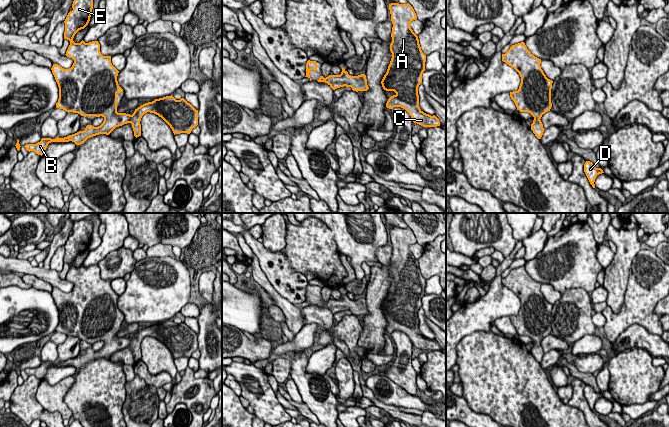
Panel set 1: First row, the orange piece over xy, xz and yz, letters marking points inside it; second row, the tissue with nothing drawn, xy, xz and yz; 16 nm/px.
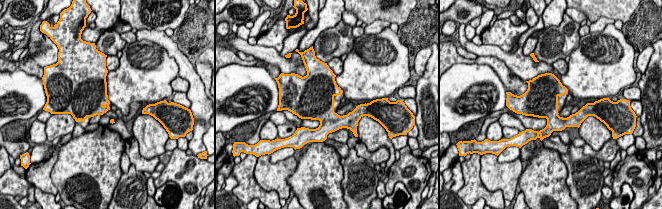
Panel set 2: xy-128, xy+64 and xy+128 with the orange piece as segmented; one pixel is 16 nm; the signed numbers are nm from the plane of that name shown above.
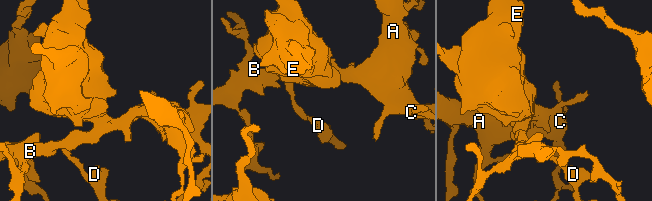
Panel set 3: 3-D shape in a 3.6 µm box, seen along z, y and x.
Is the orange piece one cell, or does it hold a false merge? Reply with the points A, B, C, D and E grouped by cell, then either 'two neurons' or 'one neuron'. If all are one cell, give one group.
groups A B C D E; one neuron

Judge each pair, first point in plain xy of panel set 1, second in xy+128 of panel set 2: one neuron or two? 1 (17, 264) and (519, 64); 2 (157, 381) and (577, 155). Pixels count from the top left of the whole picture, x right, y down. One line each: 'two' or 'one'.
1: one
2: two

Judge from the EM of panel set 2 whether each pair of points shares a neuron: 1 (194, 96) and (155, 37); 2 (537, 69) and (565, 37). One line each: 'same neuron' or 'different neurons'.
1: same neuron
2: different neurons

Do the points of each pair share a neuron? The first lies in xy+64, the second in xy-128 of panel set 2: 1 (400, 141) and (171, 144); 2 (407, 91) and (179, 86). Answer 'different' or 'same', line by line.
1: same
2: same

